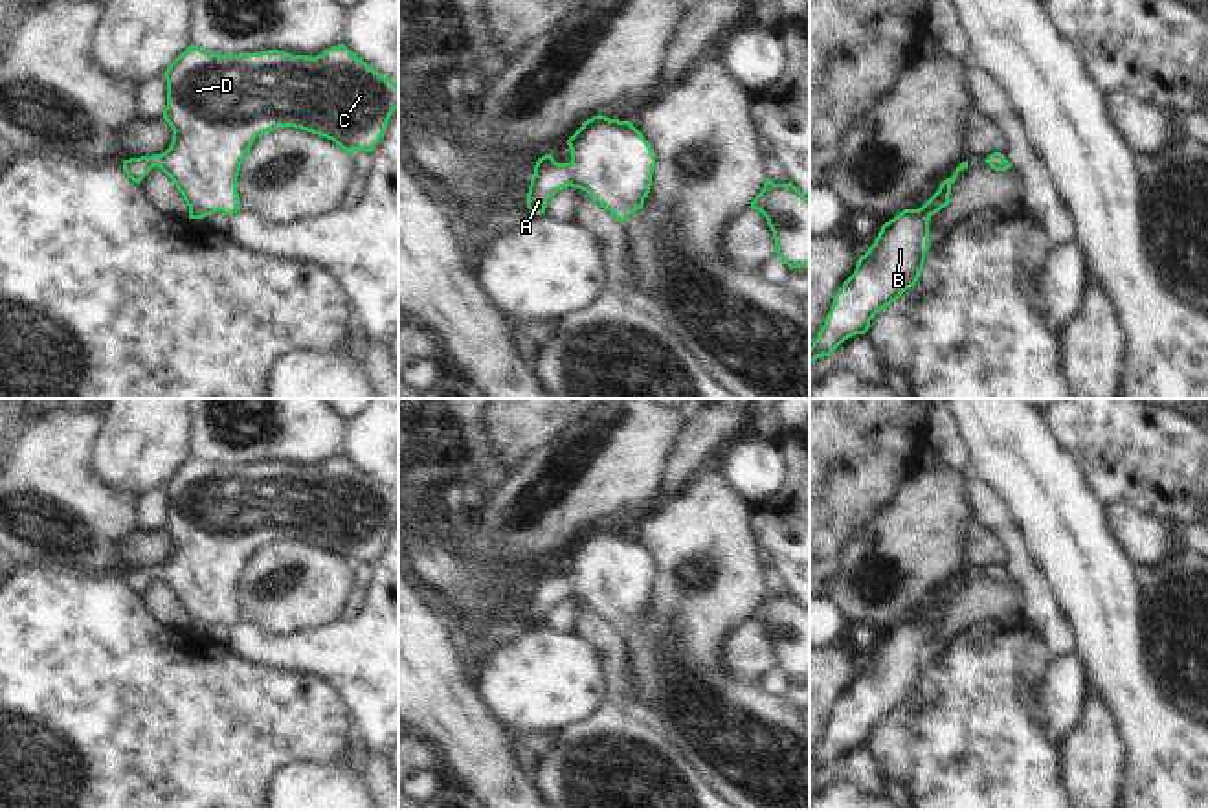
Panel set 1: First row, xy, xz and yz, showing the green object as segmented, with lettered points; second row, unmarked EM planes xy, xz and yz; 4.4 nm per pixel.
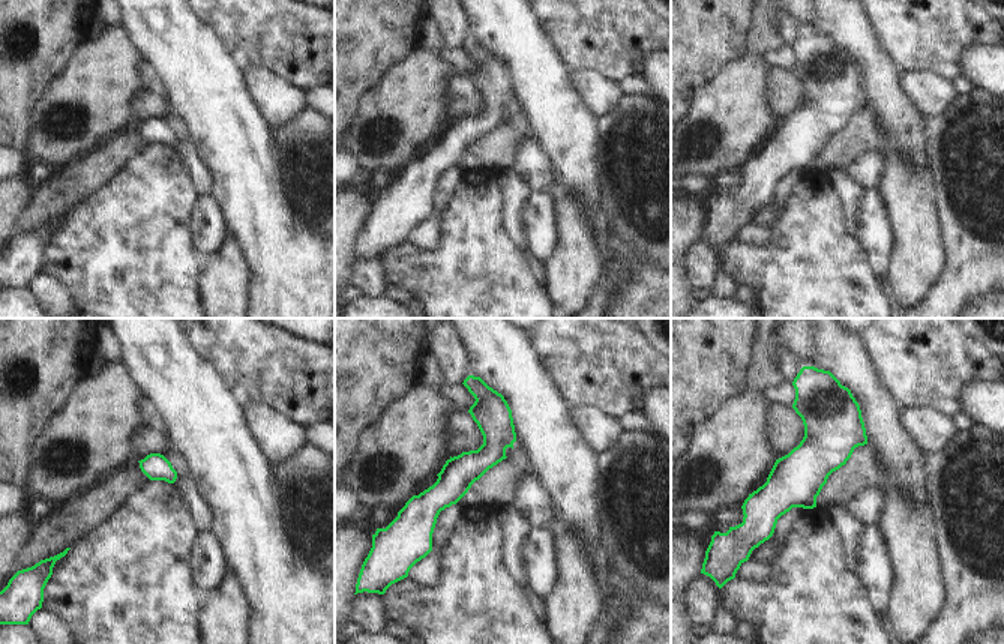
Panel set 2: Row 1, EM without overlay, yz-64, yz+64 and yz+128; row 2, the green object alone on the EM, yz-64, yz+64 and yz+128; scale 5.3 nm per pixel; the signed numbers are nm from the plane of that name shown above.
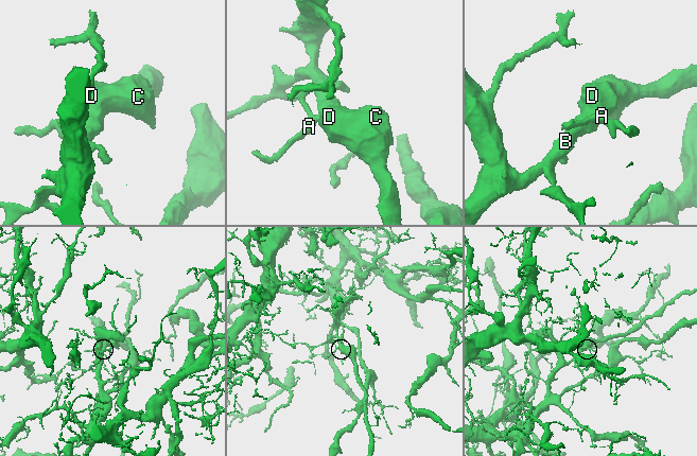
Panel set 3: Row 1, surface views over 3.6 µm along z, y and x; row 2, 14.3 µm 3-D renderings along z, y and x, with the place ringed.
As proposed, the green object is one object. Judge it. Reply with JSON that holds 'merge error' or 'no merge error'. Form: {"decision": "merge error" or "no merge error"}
{"decision": "no merge error"}

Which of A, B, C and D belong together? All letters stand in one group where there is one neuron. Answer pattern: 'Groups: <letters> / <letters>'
Groups: A B C D

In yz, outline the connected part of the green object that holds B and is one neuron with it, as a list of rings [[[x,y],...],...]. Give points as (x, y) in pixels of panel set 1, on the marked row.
[[[962,162],[955,174],[944,180],[938,191],[918,209],[903,209],[900,215],[881,226],[874,244],[859,257],[854,274],[843,283],[833,298],[833,305],[826,314],[824,325],[815,342],[810,345],[810,364],[832,353],[848,338],[865,334],[870,320],[896,301],[907,288],[914,287],[929,250],[929,219],[949,204],[951,184],[958,173],[968,169]]]

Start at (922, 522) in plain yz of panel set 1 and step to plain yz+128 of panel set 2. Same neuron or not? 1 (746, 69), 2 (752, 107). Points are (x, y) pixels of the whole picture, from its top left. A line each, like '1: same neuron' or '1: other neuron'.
1: same neuron
2: same neuron

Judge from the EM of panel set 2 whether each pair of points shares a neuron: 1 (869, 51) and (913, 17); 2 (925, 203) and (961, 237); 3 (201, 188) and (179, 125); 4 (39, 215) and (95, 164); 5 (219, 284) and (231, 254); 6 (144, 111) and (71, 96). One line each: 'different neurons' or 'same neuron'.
1: different neurons
2: different neurons
3: same neuron
4: same neuron
5: same neuron
6: different neurons

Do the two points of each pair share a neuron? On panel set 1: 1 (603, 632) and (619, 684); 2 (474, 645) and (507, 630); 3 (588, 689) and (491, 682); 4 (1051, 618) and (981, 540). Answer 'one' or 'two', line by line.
1: one
2: one
3: one
4: two

